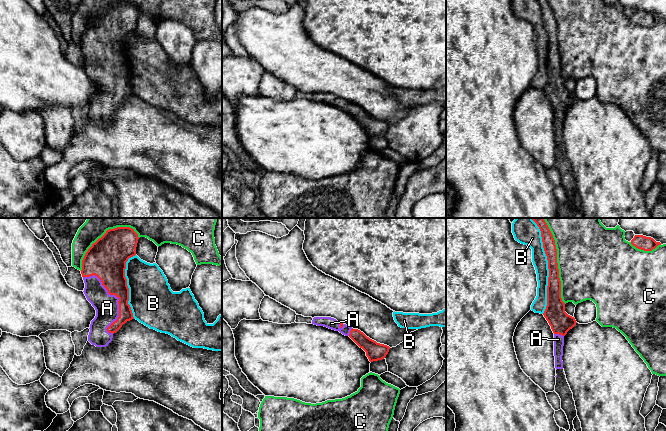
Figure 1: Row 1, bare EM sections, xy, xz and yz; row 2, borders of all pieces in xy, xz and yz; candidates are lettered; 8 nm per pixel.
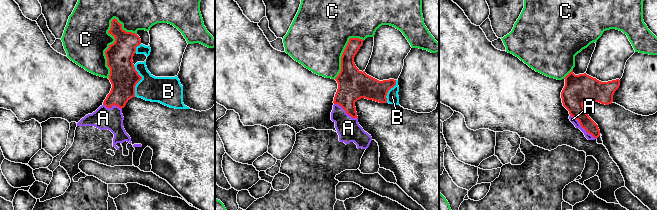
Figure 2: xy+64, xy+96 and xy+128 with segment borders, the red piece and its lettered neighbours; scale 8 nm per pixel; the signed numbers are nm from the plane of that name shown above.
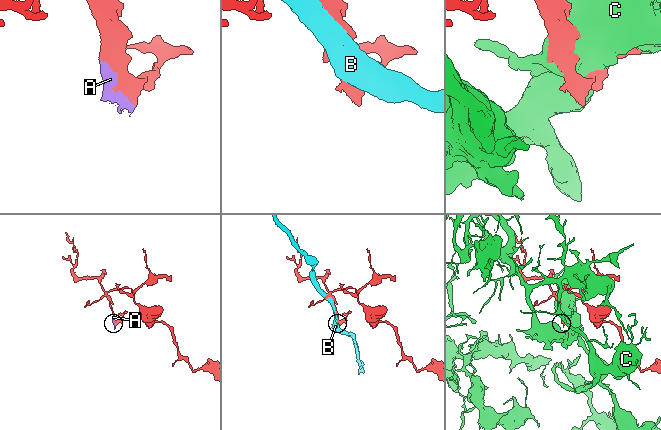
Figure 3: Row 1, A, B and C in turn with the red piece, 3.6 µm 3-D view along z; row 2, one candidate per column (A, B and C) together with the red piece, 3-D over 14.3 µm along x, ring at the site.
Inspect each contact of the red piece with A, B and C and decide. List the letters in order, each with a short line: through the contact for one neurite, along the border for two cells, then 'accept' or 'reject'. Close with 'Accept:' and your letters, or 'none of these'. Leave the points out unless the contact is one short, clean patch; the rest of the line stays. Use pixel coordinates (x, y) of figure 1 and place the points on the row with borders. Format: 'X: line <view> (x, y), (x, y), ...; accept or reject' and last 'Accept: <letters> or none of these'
A: accept
B: reject
C: reject
Accept: A

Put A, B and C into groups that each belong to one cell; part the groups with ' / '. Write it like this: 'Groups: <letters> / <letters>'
Groups: A / B / C

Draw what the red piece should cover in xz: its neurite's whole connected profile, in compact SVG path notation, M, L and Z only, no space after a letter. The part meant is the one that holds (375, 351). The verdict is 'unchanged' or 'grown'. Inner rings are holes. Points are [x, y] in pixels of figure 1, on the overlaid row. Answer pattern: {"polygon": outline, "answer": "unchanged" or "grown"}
{"polygon": "M314 317L312 324L317 326L324 326L329 329L339 331L345 336L349 336L360 348L366 352L370 362L382 360L386 357L390 347L367 337L358 329L353 329L349 325L338 322L331 317Z", "answer": "grown"}

